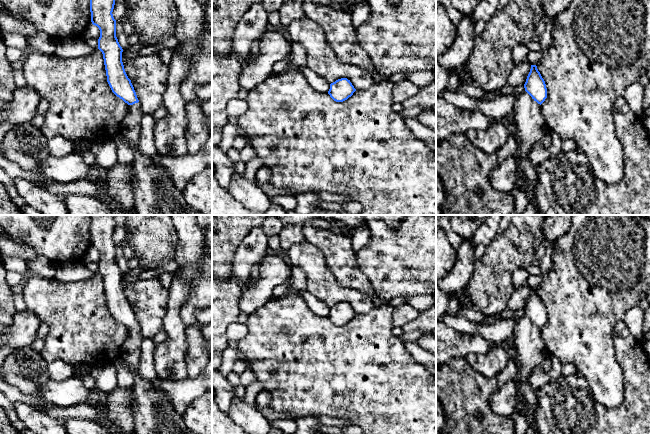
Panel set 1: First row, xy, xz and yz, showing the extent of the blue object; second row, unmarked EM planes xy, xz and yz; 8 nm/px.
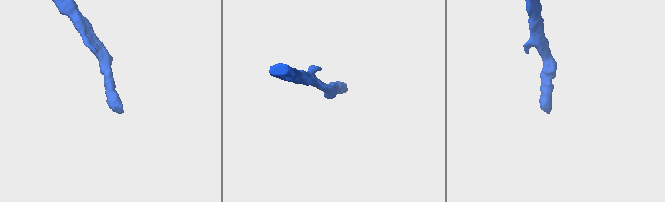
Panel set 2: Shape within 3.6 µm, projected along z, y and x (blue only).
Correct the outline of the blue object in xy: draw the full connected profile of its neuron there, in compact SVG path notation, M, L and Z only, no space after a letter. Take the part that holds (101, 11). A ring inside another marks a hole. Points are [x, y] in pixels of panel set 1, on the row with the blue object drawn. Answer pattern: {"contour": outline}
{"contour": "M90 0L91 22L100 30L98 49L103 54L107 82L112 92L128 104L127 115L120 127L120 133L130 142L135 153L135 160L131 164L134 169L132 187L136 213L137 215L203 215L190 208L183 198L182 191L175 187L168 172L156 165L153 157L144 155L138 147L143 112L122 62L123 49L116 37L116 20L112 14L114 5L115 0Z"}

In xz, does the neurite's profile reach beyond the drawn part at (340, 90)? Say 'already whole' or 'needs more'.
already whole

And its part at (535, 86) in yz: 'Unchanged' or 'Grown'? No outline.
Grown

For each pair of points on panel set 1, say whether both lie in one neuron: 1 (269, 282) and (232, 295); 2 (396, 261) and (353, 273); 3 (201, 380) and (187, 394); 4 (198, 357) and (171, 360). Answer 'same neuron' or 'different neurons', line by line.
1: different neurons
2: different neurons
3: same neuron
4: different neurons

